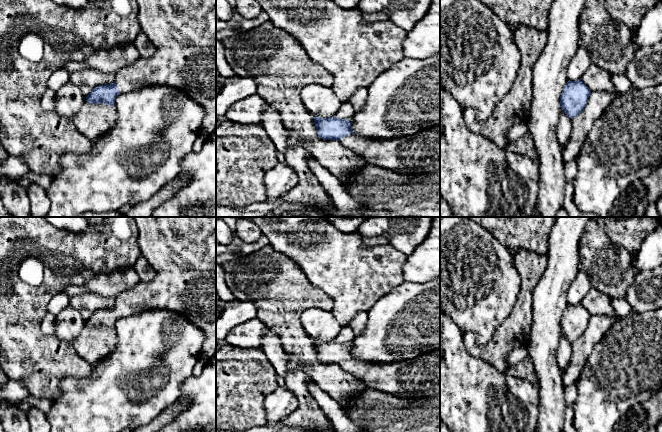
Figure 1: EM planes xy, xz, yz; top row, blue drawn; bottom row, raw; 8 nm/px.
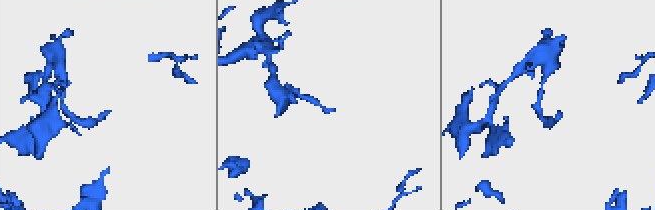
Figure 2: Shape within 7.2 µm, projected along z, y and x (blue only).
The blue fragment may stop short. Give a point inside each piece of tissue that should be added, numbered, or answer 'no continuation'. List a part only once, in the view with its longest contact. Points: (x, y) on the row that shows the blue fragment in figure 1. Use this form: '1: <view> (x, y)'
1: xz (419, 153)

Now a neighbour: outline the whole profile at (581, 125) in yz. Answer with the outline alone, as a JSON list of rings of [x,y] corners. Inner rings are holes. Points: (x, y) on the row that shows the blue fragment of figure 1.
[[[591,92],[584,110],[571,120],[571,136],[568,143],[562,148],[565,163],[576,160],[593,124],[618,95],[618,92]]]

